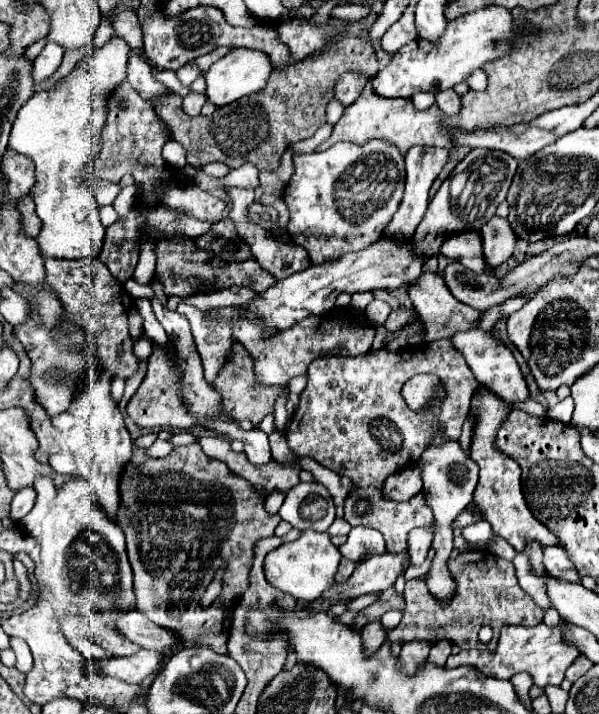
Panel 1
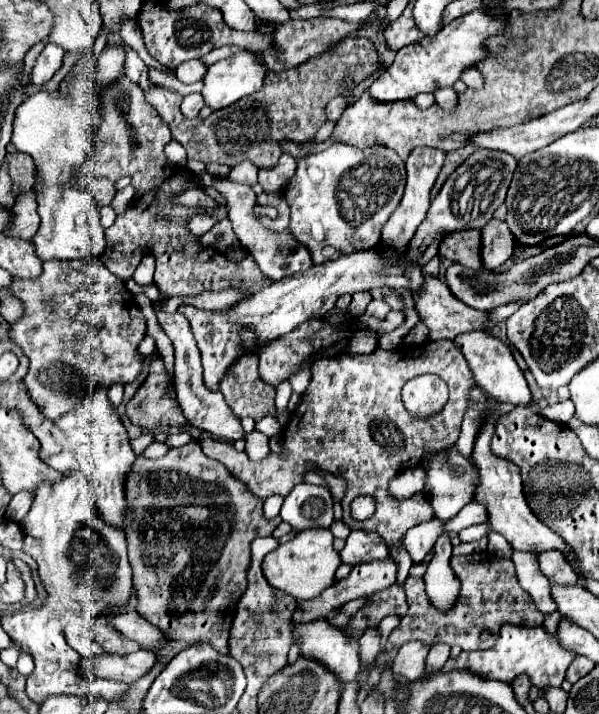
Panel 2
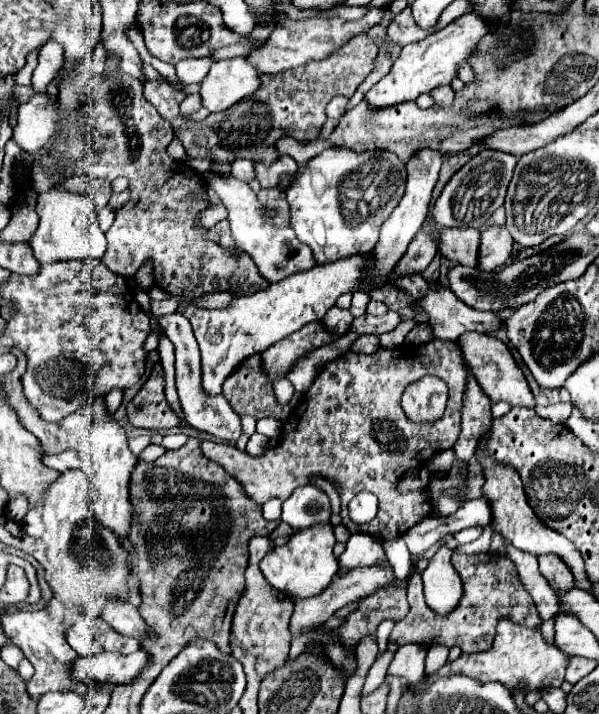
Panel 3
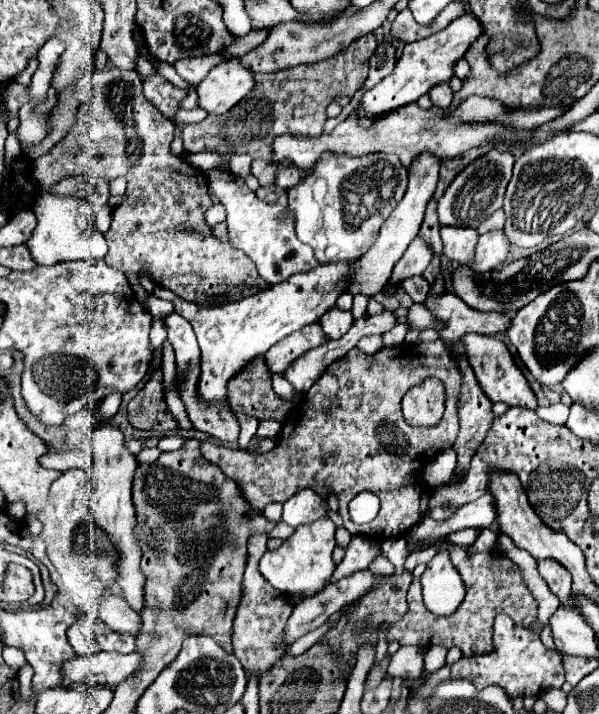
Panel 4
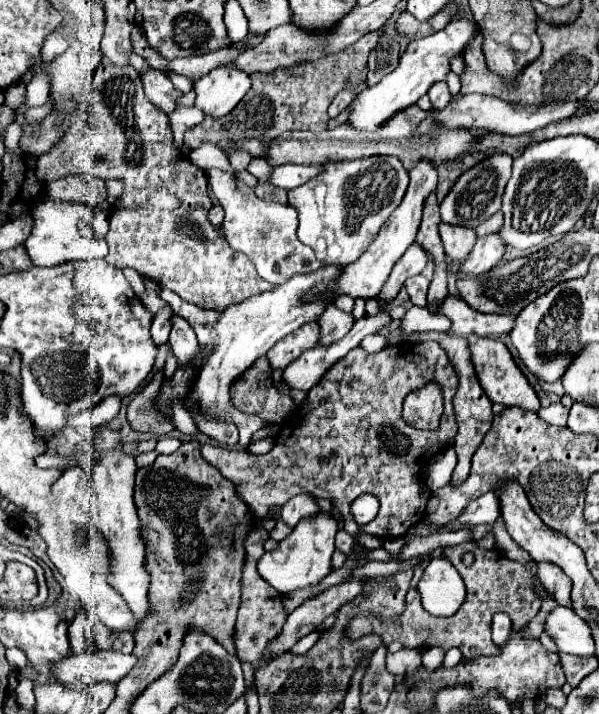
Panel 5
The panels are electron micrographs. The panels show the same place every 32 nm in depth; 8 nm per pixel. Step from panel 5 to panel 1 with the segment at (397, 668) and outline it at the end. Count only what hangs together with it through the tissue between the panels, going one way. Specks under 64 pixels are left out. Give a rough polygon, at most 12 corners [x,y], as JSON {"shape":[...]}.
{"shape":[[404,642],[400,658],[406,672],[412,672],[418,662],[428,658],[432,642]]}

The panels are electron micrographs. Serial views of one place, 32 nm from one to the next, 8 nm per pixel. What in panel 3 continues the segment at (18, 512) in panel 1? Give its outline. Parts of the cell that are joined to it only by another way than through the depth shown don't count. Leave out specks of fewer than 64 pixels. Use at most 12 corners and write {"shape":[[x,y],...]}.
{"shape":[[24,496],[10,500],[6,516],[14,522],[22,522],[28,508]]}

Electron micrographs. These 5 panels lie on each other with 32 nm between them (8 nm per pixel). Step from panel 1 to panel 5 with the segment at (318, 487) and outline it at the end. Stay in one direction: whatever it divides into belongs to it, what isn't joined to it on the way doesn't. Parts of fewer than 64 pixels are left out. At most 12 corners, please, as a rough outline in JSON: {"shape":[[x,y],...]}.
{"shape":[[308,492],[282,506],[282,520],[296,526],[304,518],[318,516],[322,508]]}

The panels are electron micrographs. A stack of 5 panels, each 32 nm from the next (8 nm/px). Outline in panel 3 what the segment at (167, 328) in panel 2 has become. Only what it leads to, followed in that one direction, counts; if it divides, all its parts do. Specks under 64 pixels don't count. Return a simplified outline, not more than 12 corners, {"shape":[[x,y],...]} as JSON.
{"shape":[[180,312],[158,318],[176,350],[176,390],[190,426],[224,442],[242,428],[222,394],[202,388],[200,350]]}

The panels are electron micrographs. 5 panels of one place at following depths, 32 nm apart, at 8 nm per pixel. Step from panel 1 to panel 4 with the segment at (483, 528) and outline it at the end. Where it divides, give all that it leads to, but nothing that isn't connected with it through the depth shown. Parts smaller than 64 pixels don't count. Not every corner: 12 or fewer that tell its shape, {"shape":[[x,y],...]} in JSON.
{"shape":[[474,528],[448,534],[446,540],[466,546],[478,538]]}

